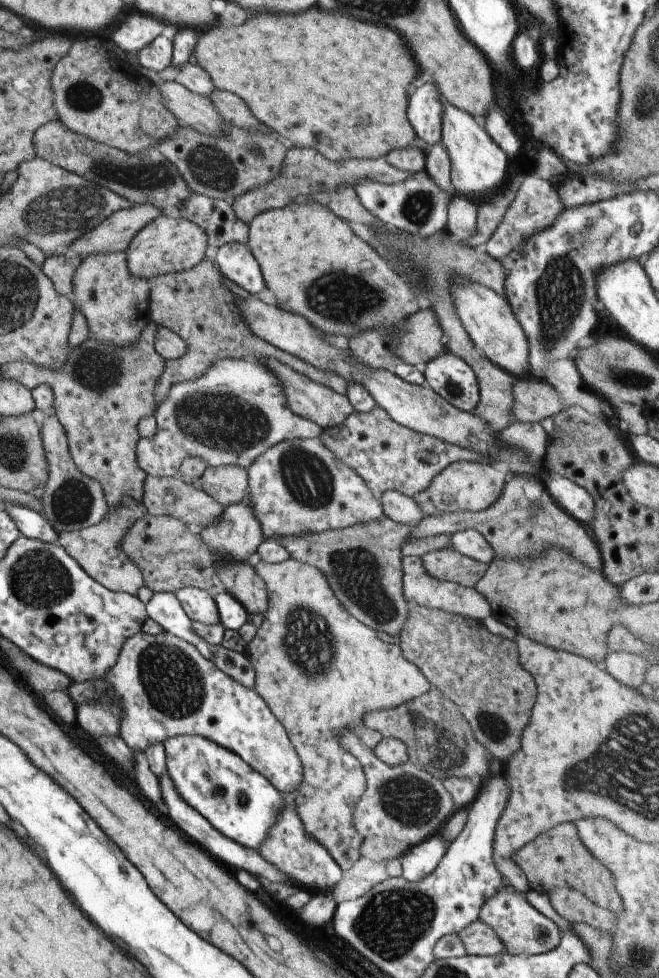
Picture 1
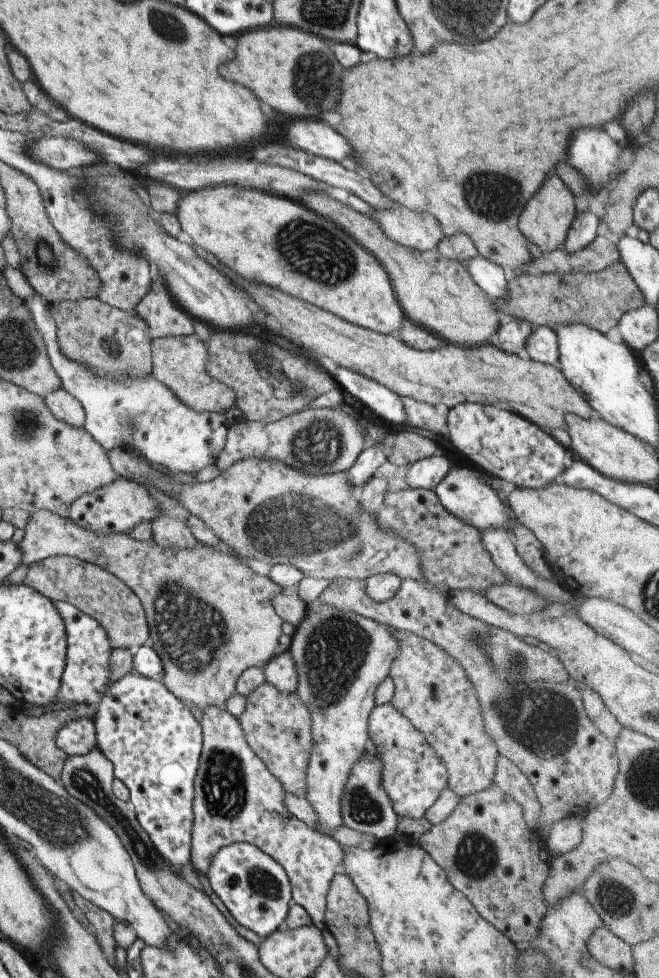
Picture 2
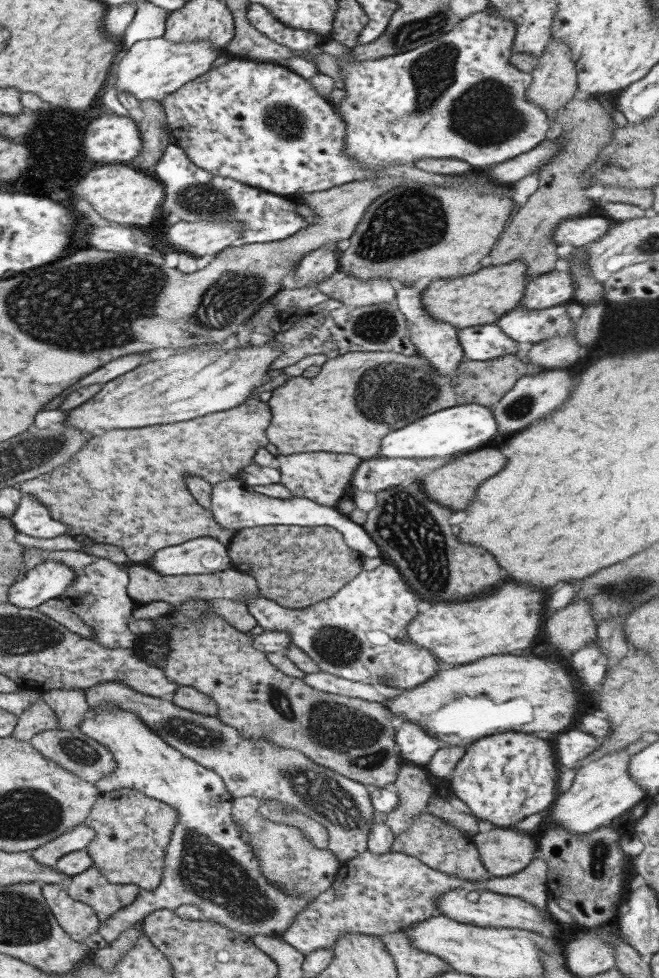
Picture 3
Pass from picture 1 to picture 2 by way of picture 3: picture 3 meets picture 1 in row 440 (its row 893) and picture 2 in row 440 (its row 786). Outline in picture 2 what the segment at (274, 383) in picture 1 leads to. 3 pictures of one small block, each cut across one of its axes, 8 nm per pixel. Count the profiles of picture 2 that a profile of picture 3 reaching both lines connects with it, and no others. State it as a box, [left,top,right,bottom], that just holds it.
[23,298,225,474]

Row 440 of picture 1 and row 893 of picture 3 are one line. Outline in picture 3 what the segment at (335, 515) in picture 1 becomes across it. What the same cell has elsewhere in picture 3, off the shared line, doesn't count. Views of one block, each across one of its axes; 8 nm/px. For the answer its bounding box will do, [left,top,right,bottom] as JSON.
[231,796,339,899]

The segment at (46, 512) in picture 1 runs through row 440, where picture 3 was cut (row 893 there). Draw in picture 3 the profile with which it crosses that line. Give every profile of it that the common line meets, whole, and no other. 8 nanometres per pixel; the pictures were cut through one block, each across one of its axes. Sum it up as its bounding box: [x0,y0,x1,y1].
[40,882,100,941]

